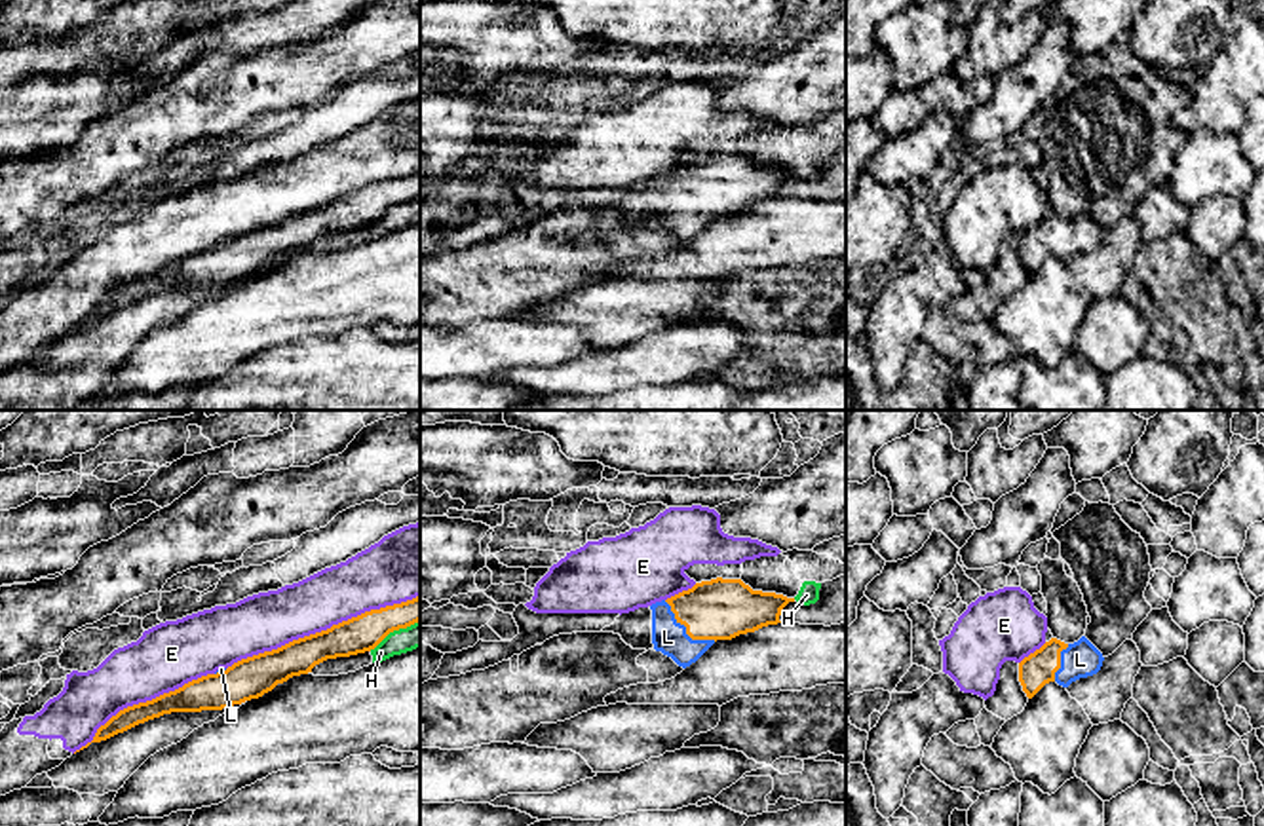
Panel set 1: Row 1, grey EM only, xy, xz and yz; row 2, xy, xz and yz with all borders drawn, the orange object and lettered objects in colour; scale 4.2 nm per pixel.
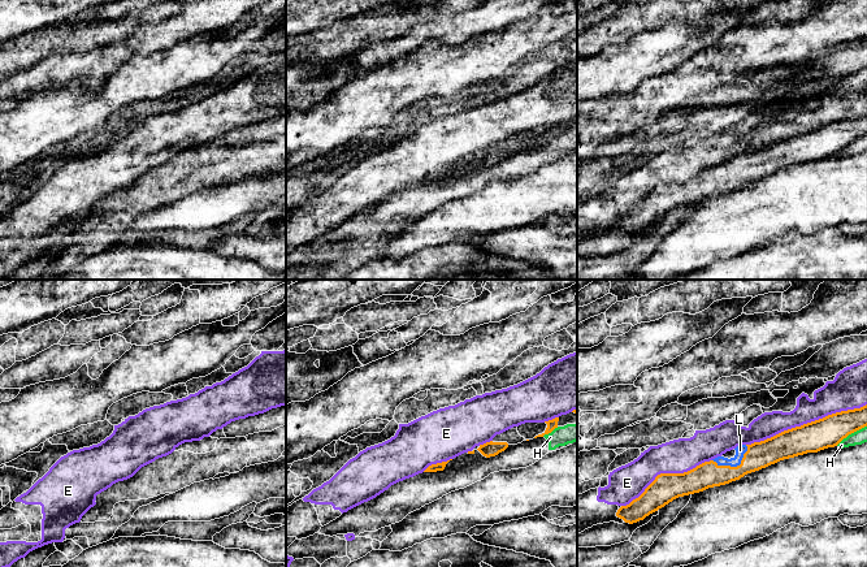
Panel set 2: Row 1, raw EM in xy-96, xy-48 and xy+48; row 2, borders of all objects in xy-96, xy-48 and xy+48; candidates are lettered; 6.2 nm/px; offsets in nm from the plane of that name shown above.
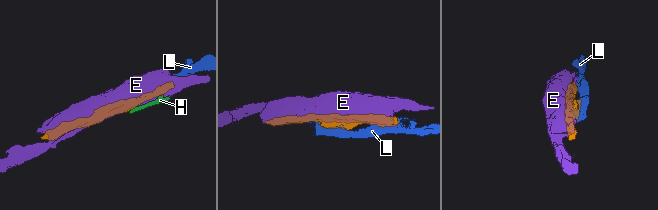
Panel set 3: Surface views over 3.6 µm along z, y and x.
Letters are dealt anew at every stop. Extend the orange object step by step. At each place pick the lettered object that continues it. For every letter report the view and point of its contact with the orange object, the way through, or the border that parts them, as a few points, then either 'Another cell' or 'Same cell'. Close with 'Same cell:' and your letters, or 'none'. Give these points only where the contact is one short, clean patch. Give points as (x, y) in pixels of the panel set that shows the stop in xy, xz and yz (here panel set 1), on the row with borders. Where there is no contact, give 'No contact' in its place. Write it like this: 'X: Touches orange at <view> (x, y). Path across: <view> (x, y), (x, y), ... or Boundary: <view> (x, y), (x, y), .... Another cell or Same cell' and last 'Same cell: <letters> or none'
E: Touches orange at xy (322, 631). Another cell
H: Touches orange at xy (394, 629). Another cell
L: Touches orange at xz (687, 631). Same cell
Same cell: L

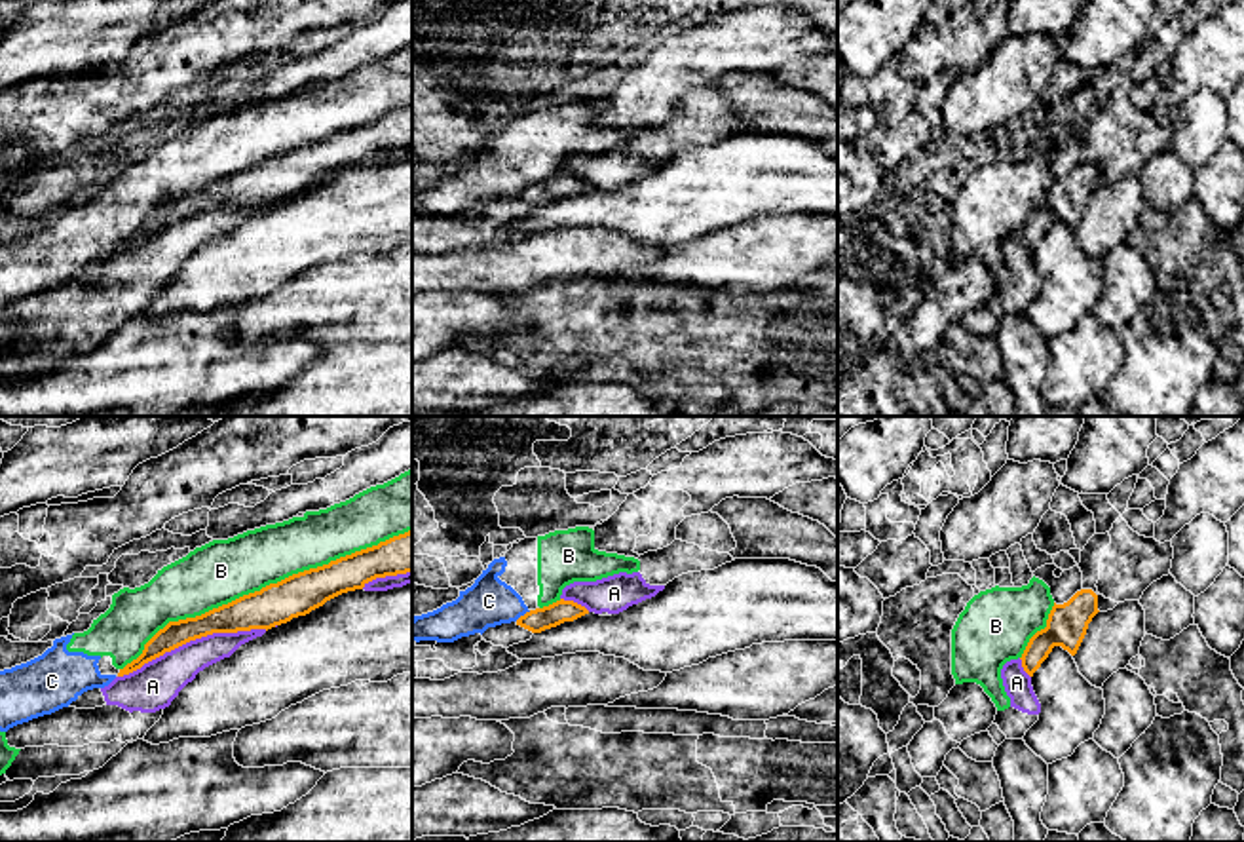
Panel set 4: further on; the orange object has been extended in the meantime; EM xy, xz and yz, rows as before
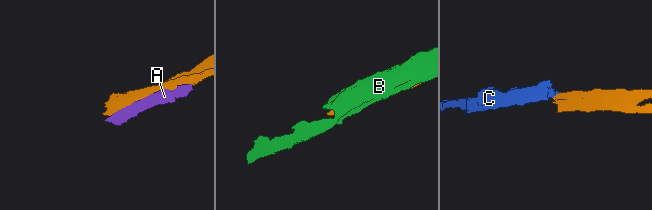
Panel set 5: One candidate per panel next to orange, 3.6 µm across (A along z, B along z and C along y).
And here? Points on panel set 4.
A: Touches orange at xy (192, 639). Another cell
B: Touches orange at xy (263, 588). Another cell
C: Touches orange at xz (525, 614). Boundary: xz (530, 611), (515, 620). Another cell
Same cell: none

